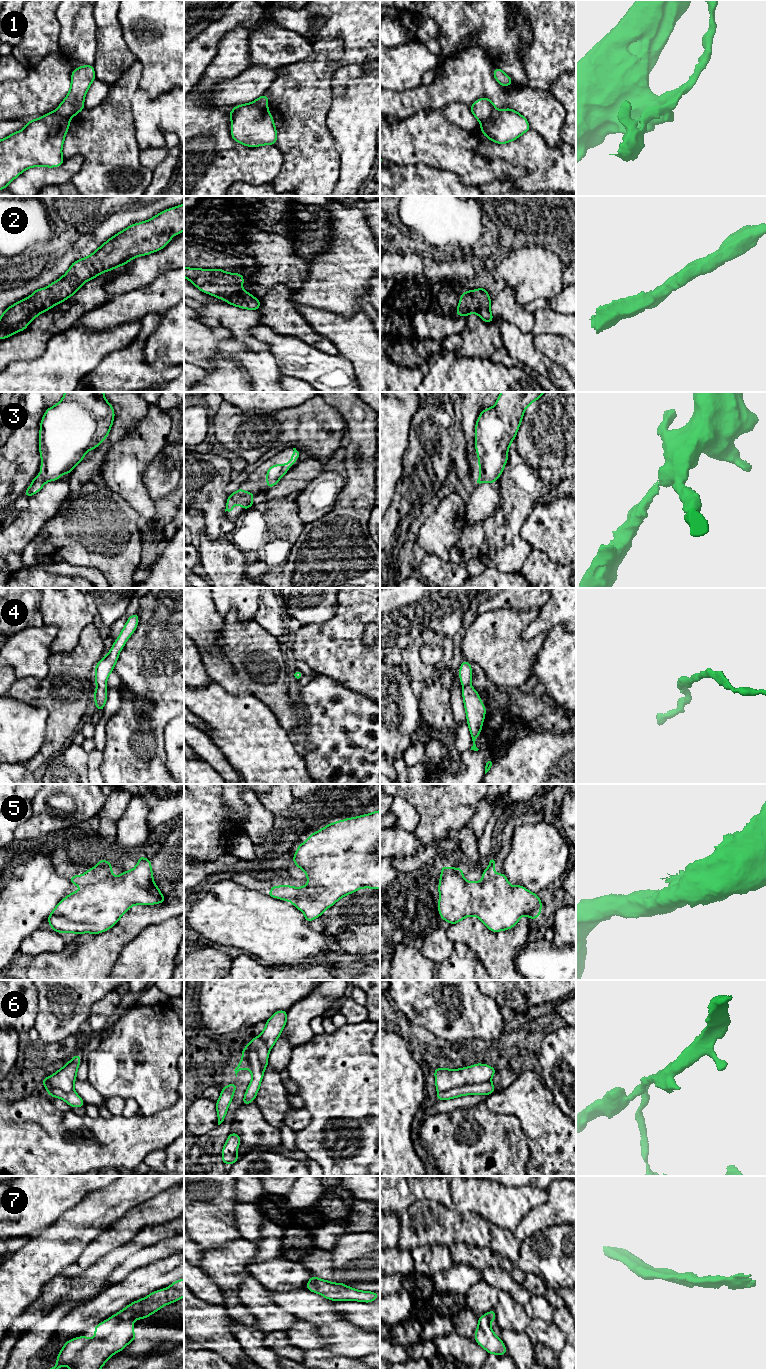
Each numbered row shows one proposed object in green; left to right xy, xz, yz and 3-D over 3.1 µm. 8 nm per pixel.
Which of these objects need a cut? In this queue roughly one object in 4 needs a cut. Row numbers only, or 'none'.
1, 5

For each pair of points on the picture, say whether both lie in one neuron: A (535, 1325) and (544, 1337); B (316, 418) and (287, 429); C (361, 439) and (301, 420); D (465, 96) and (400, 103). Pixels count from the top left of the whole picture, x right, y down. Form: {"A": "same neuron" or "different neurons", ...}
{"A": "same neuron", "B": "same neuron", "C": "different neurons", "D": "same neuron"}

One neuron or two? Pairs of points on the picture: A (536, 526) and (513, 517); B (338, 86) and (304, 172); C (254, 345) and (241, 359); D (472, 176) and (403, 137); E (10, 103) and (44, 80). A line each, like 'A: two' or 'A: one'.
A: two
B: two
C: two
D: one
E: one

